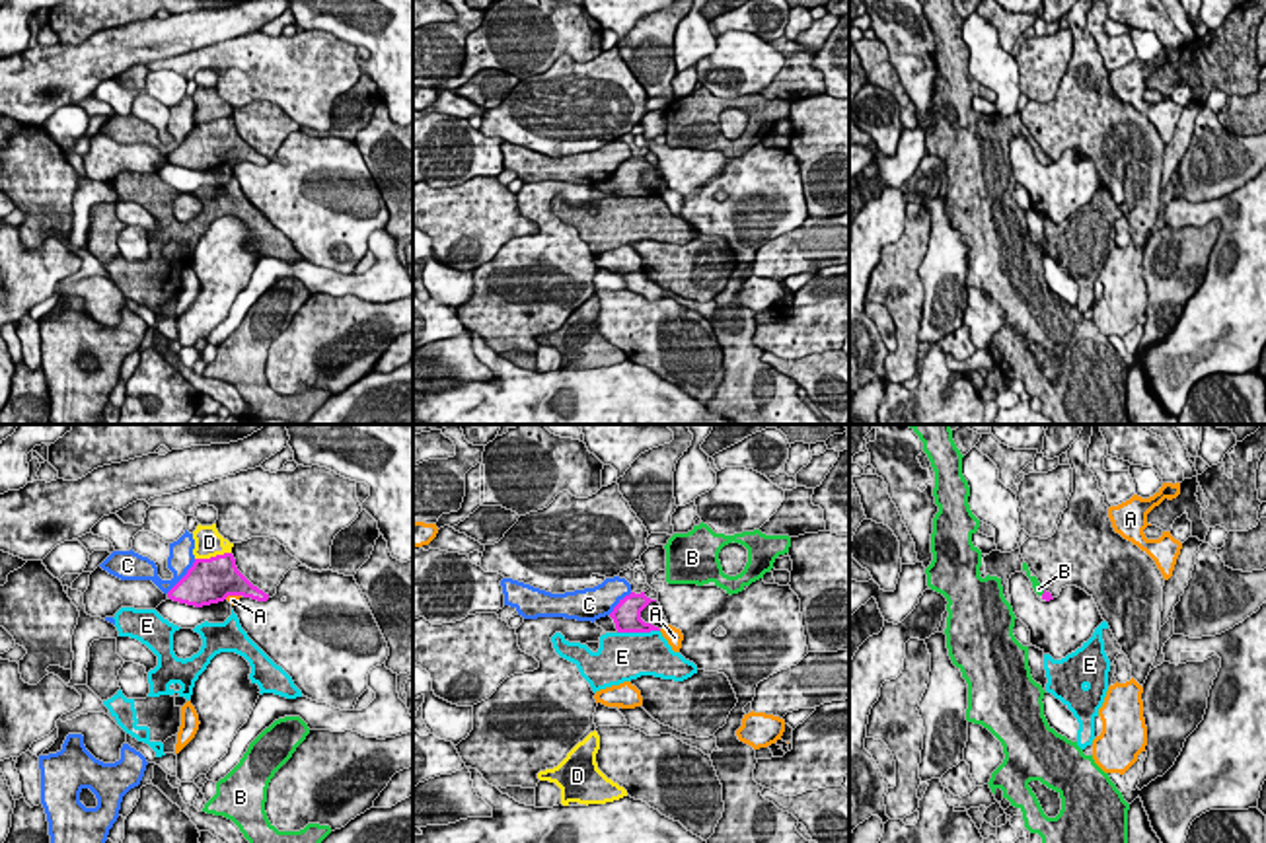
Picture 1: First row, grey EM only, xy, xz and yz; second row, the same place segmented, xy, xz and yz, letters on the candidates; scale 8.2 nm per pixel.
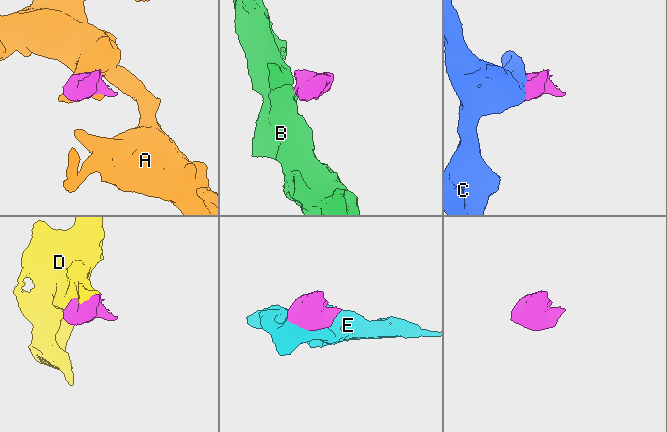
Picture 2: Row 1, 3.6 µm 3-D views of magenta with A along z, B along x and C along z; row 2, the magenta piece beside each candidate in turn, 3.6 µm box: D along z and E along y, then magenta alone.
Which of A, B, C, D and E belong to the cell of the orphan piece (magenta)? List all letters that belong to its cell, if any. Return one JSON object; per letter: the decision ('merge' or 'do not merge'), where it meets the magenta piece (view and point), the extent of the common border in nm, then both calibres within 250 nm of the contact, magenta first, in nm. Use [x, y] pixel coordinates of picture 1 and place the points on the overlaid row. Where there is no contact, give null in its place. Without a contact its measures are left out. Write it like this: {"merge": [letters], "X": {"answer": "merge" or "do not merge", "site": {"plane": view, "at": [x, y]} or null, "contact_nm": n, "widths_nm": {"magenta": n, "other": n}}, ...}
{"merge": ["B"], "A": {"answer": "do not merge", "site": {"plane": "xy", "at": [232, 594]}, "contact_nm": 150, "widths_nm": {"magenta": 380, "other": 70}}, "B": {"answer": "merge", "site": {"plane": "yz", "at": [1044, 592]}, "contact_nm": 60, "widths_nm": {"magenta": 70, "other": 90}}, "C": {"answer": "do not merge", "site": {"plane": "xy", "at": [184, 577]}, "contact_nm": 380, "widths_nm": {"magenta": 380, "other": 200}}, "D": {"answer": "do not merge", "site": {"plane": "xy", "at": [213, 557]}, "contact_nm": 320, "widths_nm": {"magenta": 380, "other": 220}}, "E": {"answer": "do not merge", "site": {"plane": "xz", "at": [637, 631]}, "contact_nm": 360, "widths_nm": {"magenta": 240, "other": 420}}}

